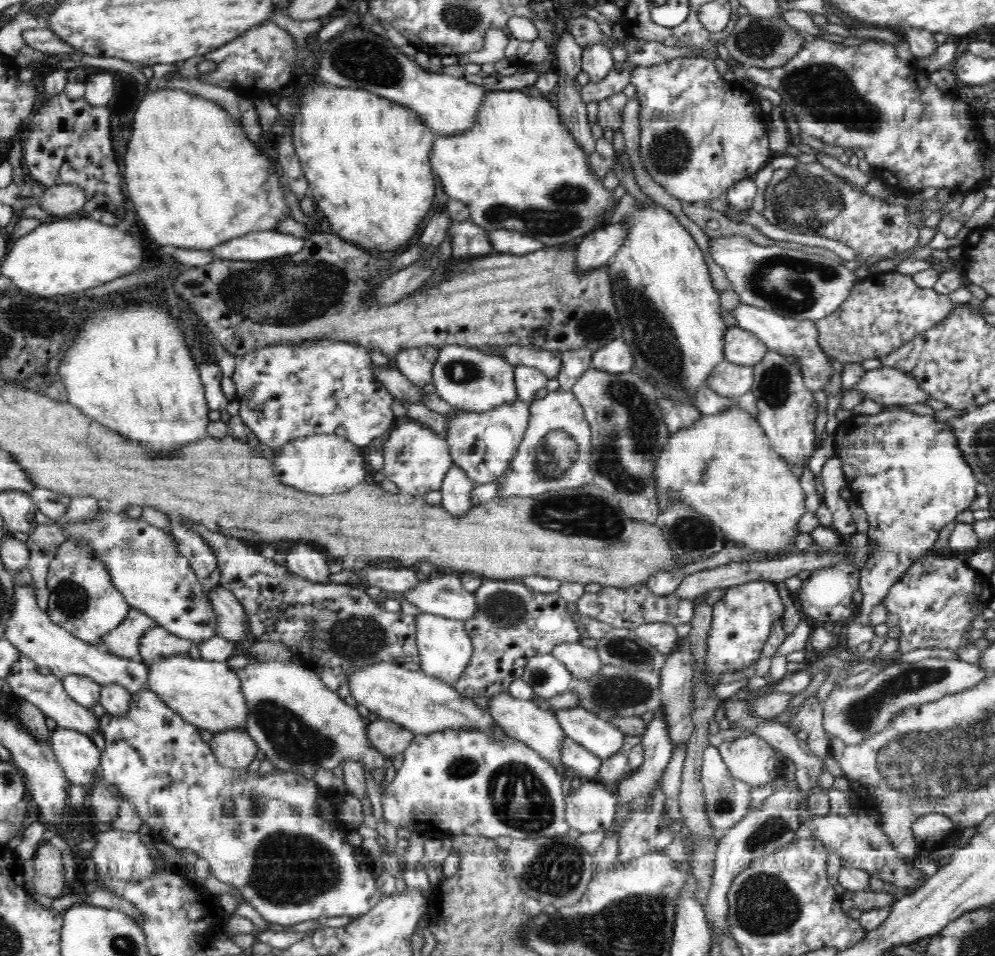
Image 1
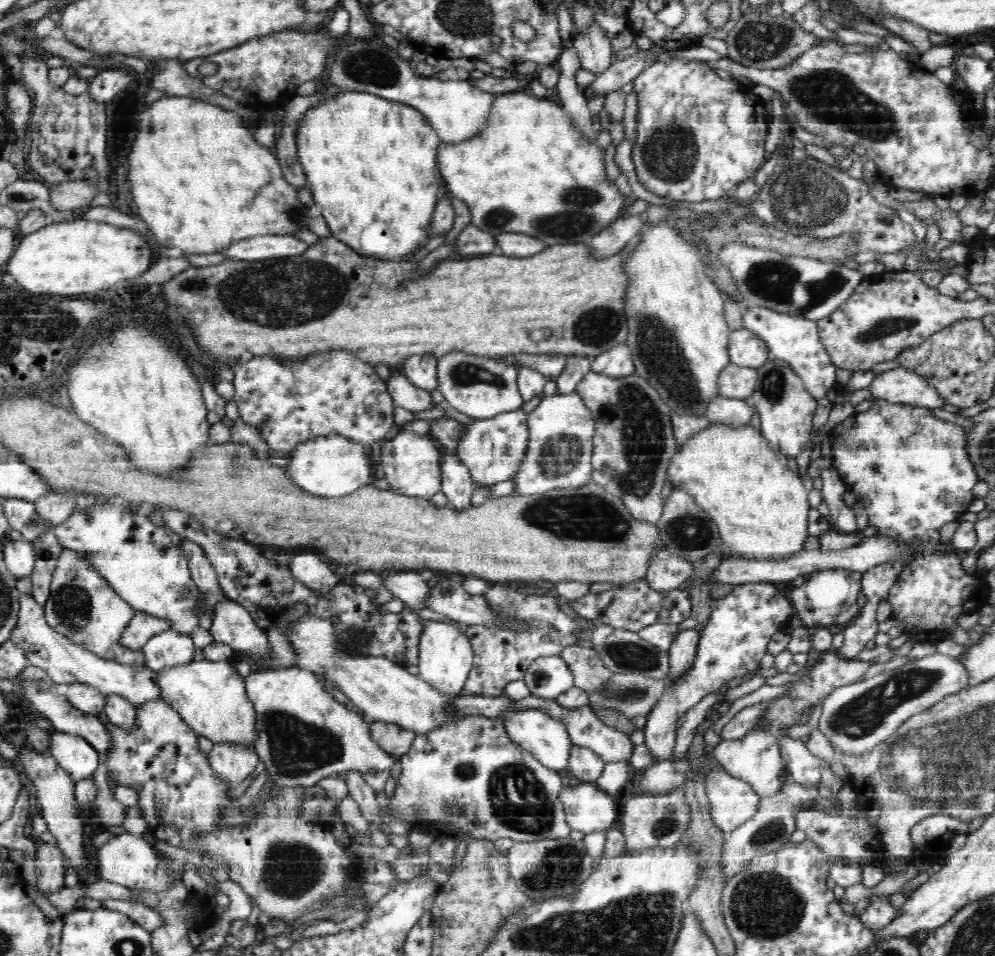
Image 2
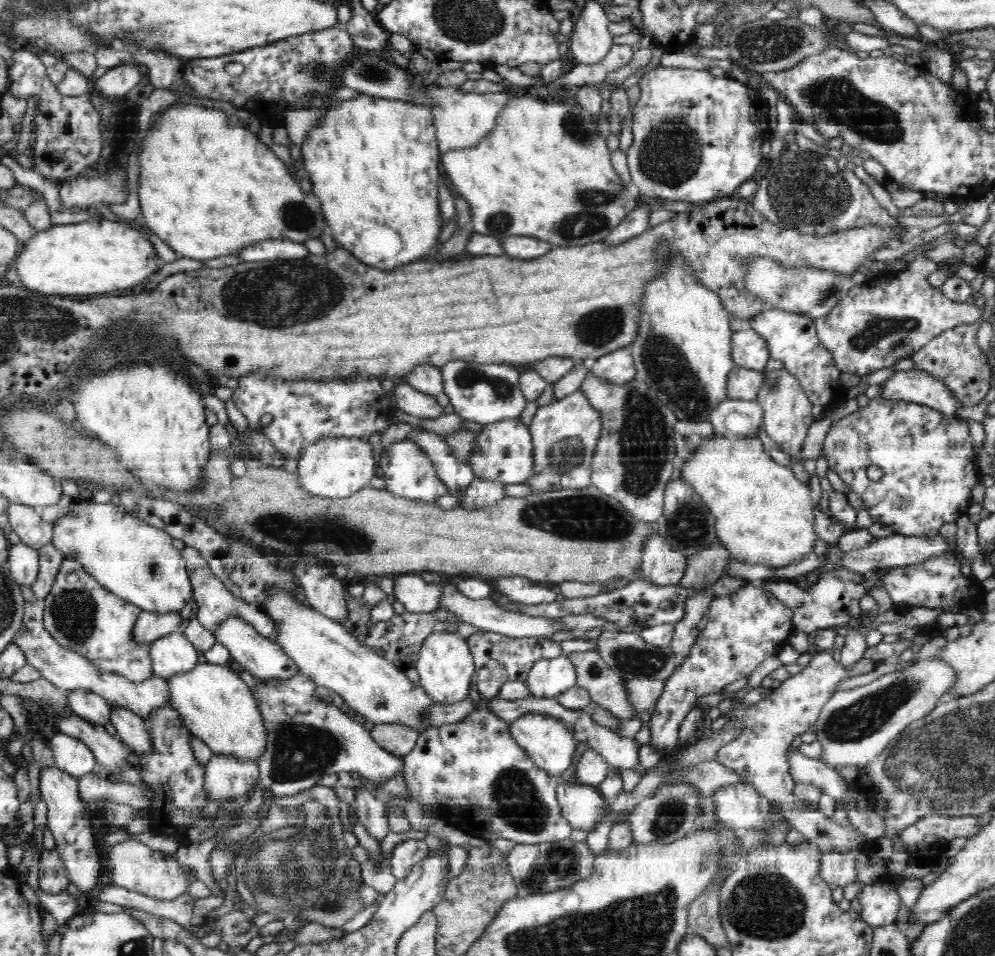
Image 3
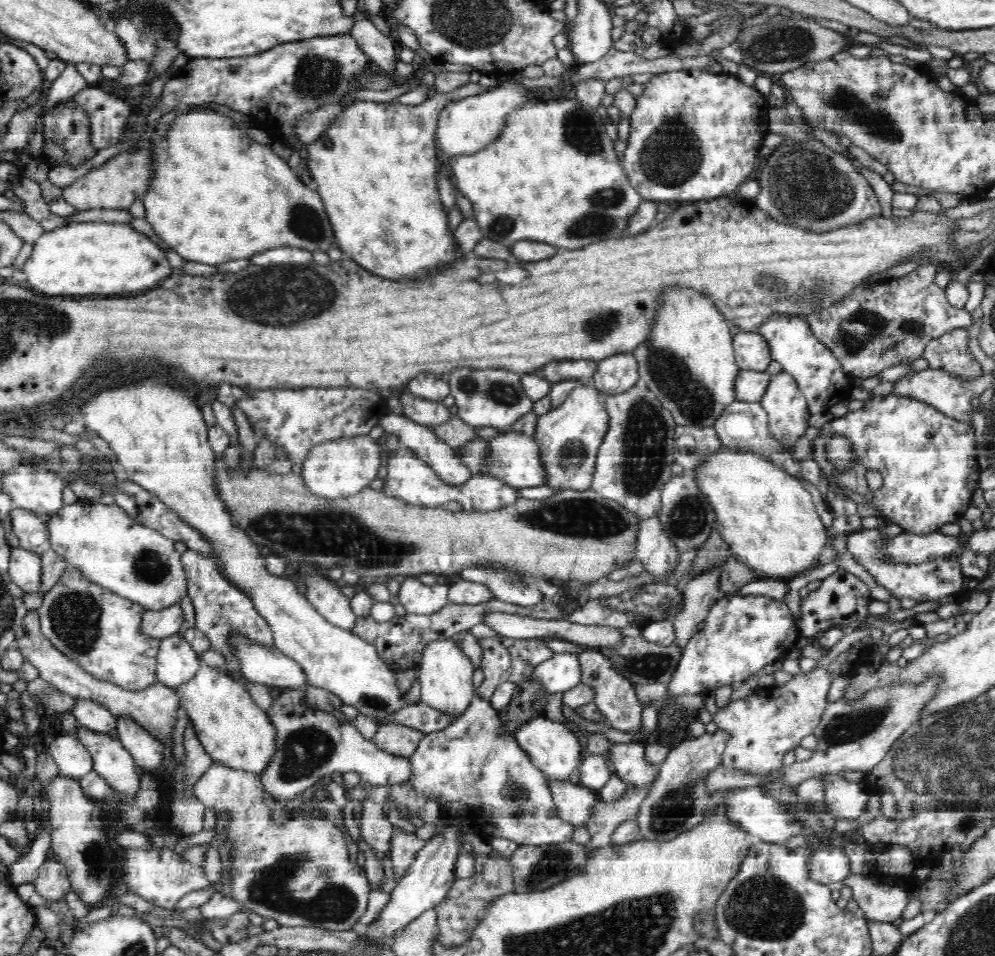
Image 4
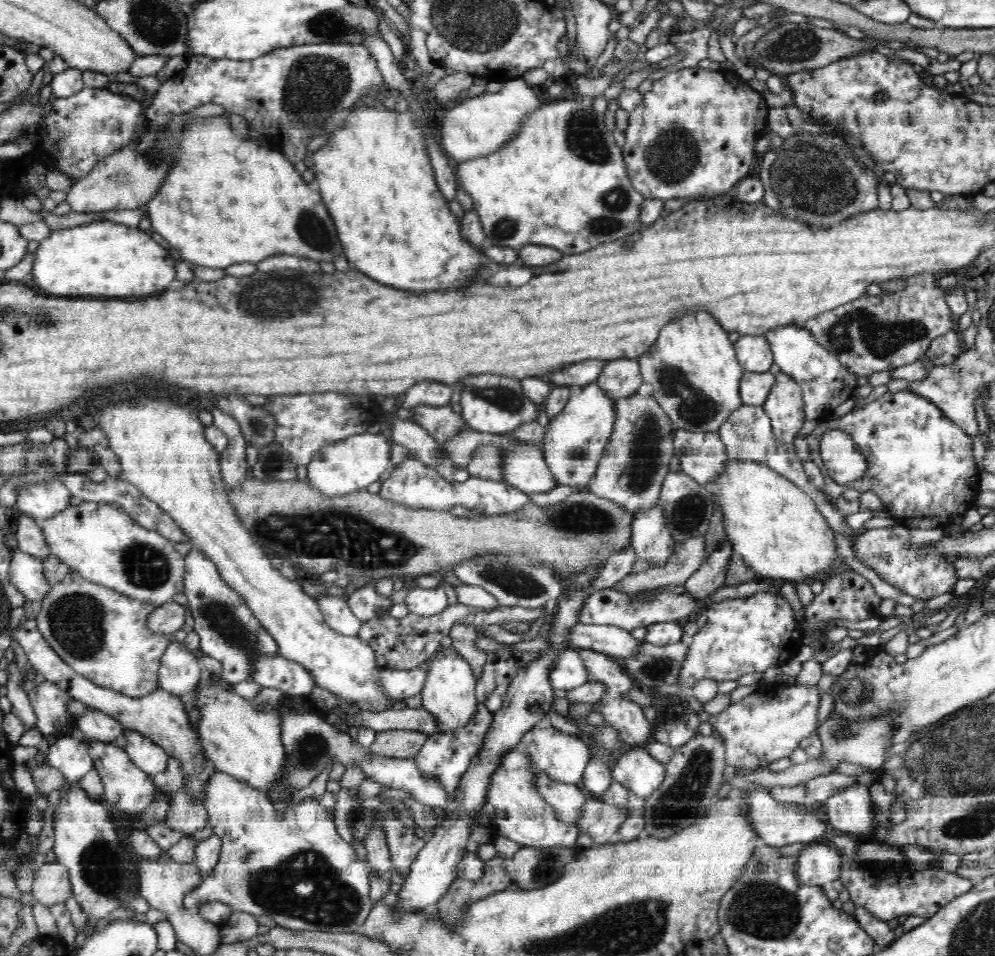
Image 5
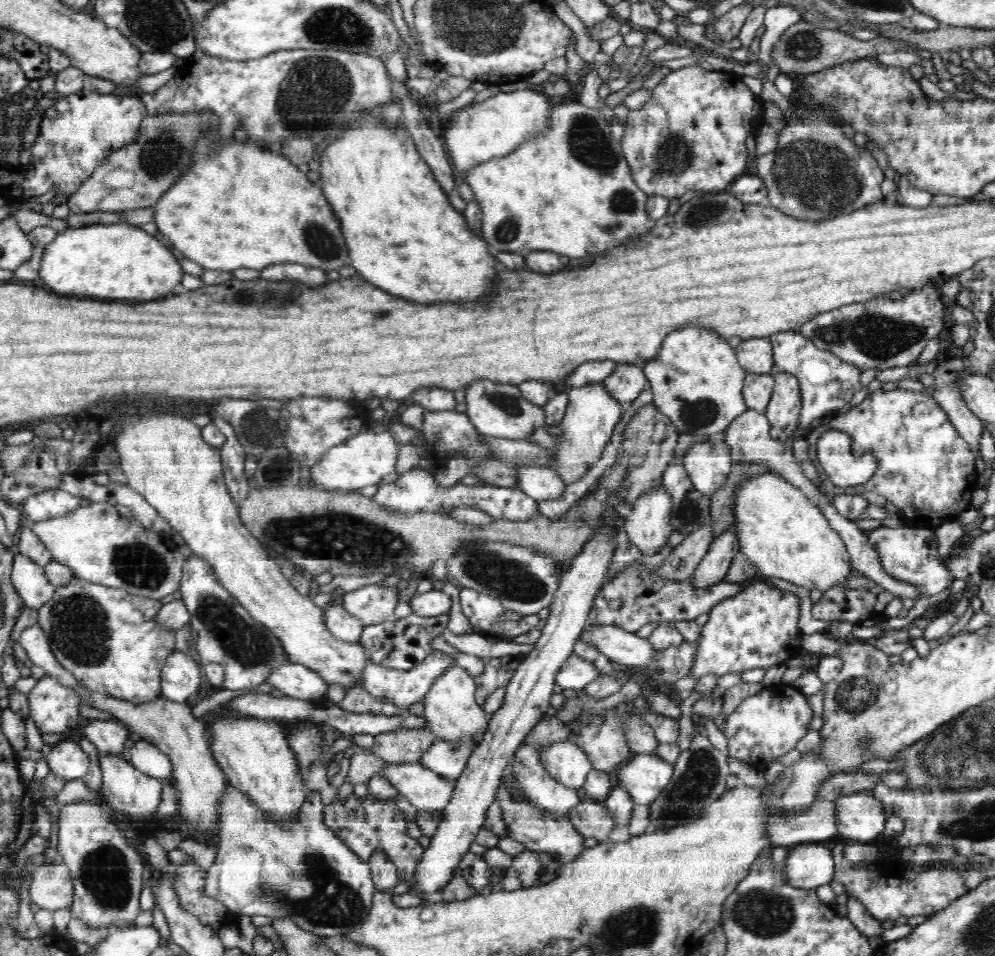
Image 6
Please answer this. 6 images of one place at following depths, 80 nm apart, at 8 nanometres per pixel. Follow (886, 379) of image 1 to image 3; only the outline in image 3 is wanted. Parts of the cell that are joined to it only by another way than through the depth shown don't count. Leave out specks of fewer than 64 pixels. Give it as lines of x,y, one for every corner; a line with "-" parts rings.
914,369
898,371
880,386
880,395
886,399
926,405
946,416
957,416
956,412
962,407
956,402
956,395
952,395
936,376
930,376
928,372

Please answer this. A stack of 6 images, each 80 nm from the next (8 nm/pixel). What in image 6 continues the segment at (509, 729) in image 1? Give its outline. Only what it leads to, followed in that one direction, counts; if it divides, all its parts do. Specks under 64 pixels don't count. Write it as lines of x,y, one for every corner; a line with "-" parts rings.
546,741
537,750
537,756
553,780
572,791
582,791
592,765
576,741

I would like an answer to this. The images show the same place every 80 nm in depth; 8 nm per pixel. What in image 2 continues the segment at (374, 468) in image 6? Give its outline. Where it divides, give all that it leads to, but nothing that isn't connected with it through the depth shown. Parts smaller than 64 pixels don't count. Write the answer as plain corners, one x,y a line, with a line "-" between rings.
320,436
298,445
288,456
289,467
283,470
289,482
296,483
302,491
336,498
372,483
369,456
368,447
354,443
344,436

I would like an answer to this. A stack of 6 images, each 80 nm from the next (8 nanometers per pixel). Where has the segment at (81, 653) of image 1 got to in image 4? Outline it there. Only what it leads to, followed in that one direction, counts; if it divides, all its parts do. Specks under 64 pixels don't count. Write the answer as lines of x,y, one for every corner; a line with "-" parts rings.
28,611
23,620
23,628
17,635
15,647
19,648
25,660
30,662
39,670
40,678
43,678
52,687
60,692
69,694
74,699
85,698
104,705
116,718
129,718
147,730
154,738
163,737
170,729
173,729
178,722
177,696
175,689
168,688
166,684
153,681
144,689
126,689
114,681
100,679
86,669
80,667
78,661
68,657
66,653
60,652
58,648
44,636
39,623
39,613

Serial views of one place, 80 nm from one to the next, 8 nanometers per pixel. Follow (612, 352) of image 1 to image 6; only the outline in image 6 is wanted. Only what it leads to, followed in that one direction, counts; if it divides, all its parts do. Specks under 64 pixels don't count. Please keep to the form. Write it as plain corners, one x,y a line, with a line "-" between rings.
616,364
612,374
601,382
605,390
620,403
632,403
648,383
640,365

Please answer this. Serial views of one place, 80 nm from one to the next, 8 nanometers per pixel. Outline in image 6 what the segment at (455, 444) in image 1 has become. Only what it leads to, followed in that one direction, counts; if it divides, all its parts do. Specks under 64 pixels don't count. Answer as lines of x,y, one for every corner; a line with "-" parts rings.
518,464
518,484
516,486
534,500
556,500
564,494
567,484
556,470
539,464

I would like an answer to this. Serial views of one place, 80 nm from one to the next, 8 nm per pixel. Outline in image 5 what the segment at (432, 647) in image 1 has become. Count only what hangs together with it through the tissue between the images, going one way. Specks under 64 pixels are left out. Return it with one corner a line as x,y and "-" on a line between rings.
448,643
443,644
433,656
425,661
428,678
422,688
421,699
423,708
436,719
439,732
452,732
458,726
468,724
472,714
476,712
478,704
475,697
477,678
472,673
472,668
460,655
448,650

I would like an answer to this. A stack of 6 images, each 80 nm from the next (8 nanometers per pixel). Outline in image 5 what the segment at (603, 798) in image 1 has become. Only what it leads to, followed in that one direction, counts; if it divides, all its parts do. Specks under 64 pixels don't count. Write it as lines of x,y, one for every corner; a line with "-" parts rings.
532,762
534,768
536,785
539,786
540,797
548,802
555,810
556,817
564,823
575,823
584,814
584,803
591,799
580,785
565,784
550,778
544,771
536,768
536,763

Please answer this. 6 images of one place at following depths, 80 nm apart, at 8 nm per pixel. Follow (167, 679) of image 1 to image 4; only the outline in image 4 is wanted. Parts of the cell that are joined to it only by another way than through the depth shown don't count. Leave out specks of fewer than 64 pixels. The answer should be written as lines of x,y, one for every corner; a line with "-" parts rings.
204,664
199,666
197,672
189,680
181,682
180,692
182,692
182,702
177,700
177,704
182,704
182,708
190,716
192,730
200,739
206,752
212,757
213,762
222,761
231,768
248,769
260,777
261,770
265,768
275,749
273,741
276,740
276,731
273,730
273,724
269,722
268,715
256,705
250,693
236,680
226,676
226,672
220,672

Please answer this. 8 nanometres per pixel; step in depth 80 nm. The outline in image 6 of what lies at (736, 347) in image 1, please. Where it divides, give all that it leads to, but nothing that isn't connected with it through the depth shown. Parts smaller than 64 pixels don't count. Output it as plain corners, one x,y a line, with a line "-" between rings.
768,337
742,340
735,354
741,369
747,373
769,374
775,366
773,347

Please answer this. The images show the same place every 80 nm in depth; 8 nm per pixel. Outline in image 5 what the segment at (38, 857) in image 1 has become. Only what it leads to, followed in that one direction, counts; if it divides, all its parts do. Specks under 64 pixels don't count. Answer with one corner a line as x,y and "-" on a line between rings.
57,861
38,867
33,879
31,894
44,906
62,904
73,896
69,870

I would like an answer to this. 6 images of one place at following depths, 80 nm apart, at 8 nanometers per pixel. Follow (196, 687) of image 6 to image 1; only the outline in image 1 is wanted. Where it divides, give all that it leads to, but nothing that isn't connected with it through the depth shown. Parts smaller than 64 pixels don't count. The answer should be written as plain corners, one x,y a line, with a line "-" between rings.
164,627
148,628
144,636
140,636
140,660
150,665
162,656
189,656
195,653
196,646
190,639
180,637
168,632

